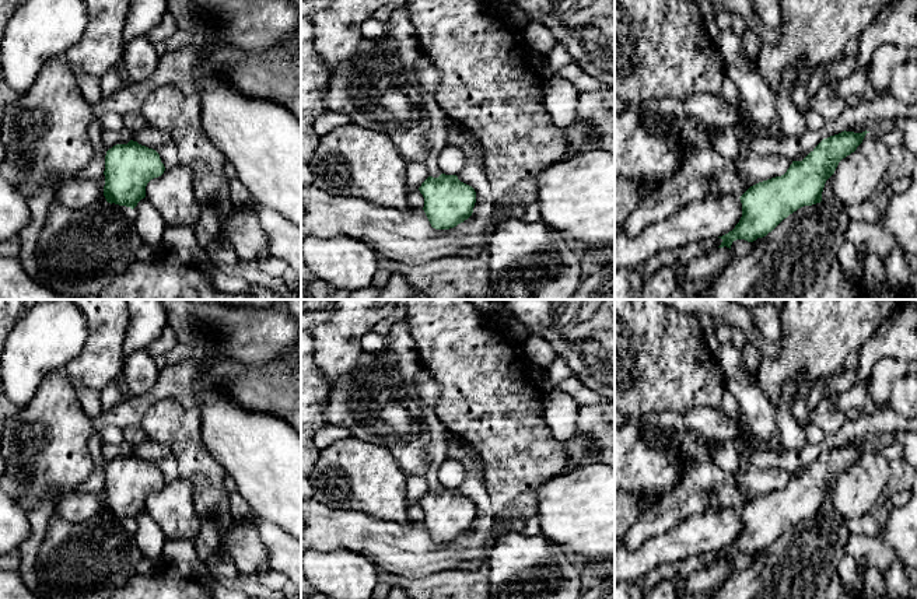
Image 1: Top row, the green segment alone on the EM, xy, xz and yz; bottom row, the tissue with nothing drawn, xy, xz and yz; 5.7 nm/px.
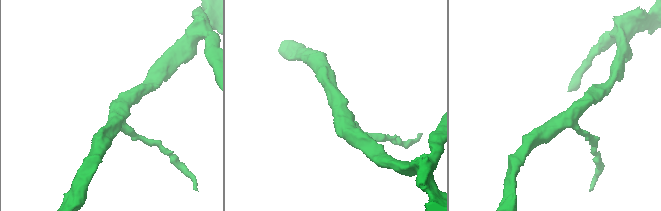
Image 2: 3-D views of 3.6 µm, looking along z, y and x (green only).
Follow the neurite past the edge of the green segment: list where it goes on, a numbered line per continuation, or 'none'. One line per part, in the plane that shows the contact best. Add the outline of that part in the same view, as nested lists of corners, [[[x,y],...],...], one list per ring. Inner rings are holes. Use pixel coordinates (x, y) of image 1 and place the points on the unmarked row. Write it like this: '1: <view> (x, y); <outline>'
none

